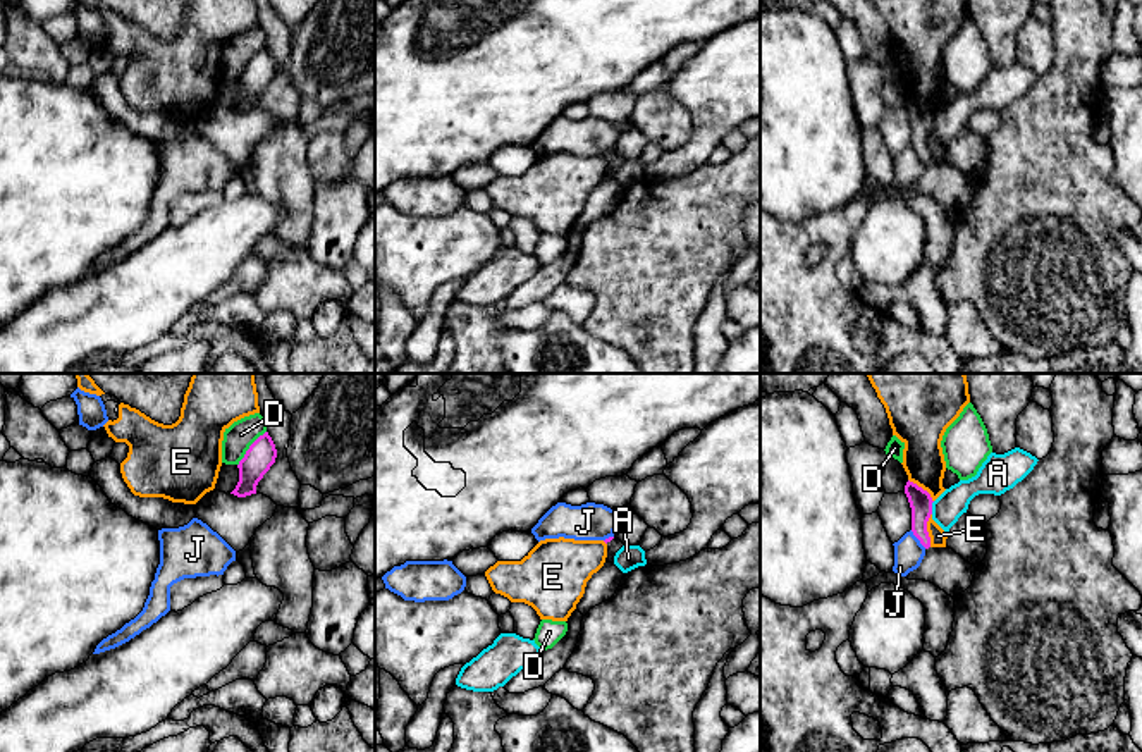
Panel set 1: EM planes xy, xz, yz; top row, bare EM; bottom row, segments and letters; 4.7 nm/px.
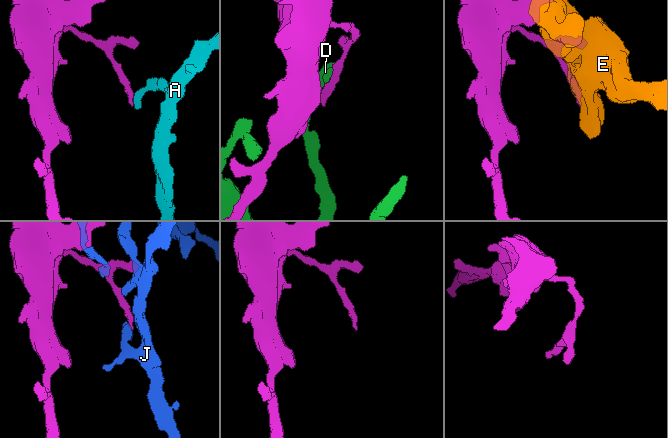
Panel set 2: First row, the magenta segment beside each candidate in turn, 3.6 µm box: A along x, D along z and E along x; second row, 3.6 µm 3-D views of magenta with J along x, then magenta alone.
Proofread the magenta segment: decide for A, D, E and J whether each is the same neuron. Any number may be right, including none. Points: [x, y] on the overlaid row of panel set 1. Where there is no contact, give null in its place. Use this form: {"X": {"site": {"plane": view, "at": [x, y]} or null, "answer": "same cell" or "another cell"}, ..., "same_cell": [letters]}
{"A": {"site": {"plane": "yz", "at": [931, 508]}, "answer": "another cell"}, "D": {"site": {"plane": "xy", "at": [250, 448]}, "answer": "another cell"}, "E": {"site": {"plane": "yz", "at": [926, 530]}, "answer": "another cell"}, "J": {"site": {"plane": "yz", "at": [917, 537]}, "answer": "another cell"}, "same_cell": []}

